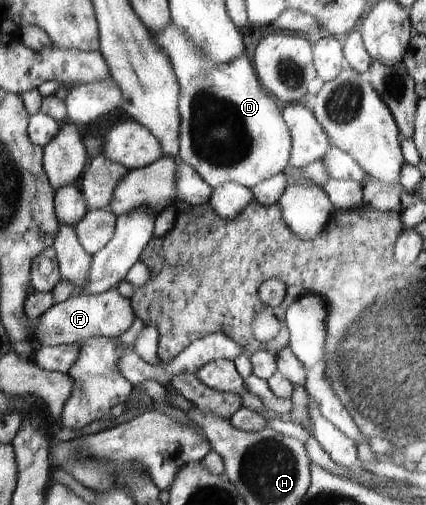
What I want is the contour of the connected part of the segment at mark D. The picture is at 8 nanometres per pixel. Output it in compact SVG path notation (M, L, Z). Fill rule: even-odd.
M173 22L159 32L151 32L151 38L167 53L179 84L179 160L191 166L212 190L226 181L240 183L252 190L263 180L290 170L292 137L281 114L282 105L260 85L246 54L229 64L214 64Z

